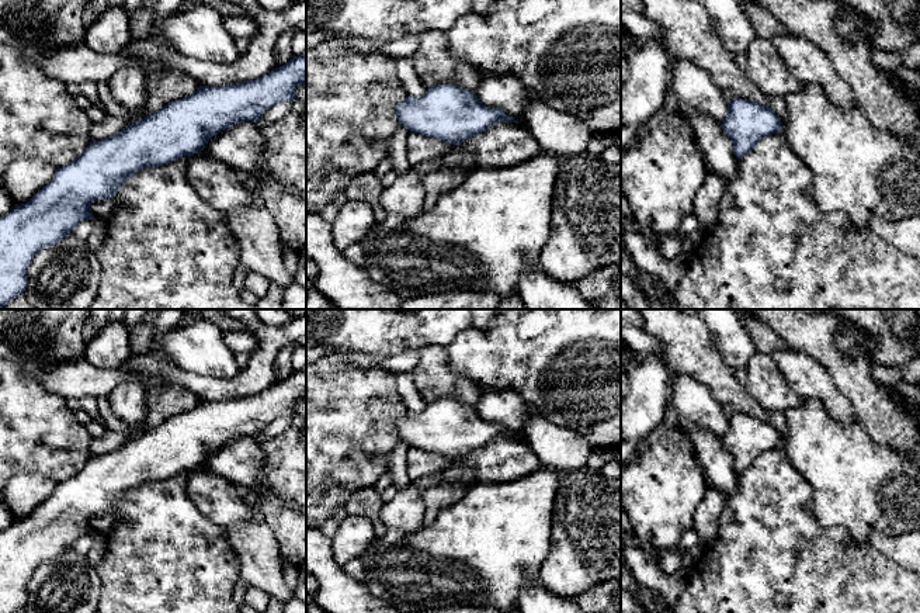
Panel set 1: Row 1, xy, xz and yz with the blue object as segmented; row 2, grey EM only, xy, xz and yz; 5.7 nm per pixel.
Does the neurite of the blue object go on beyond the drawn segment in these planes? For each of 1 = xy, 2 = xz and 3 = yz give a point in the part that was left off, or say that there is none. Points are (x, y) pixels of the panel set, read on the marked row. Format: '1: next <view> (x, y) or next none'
1: next none
2: next none
3: next none

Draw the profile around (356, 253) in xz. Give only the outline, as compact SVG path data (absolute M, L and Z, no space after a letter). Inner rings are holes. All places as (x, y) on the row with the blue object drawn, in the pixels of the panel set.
M354 243L343 250L344 257L355 263L358 267L367 267L367 253L360 243Z

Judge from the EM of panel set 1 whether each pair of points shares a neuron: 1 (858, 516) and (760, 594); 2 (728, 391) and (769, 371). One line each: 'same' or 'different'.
1: different
2: different

